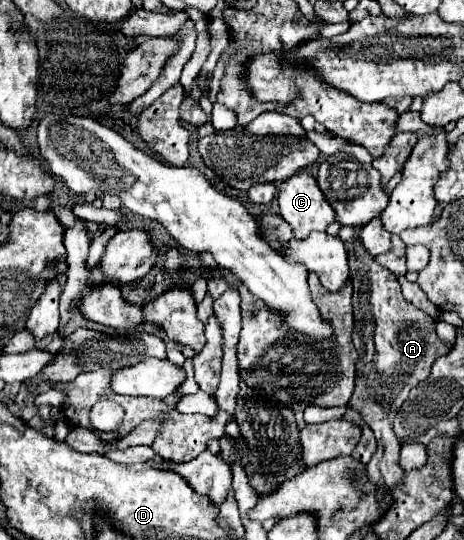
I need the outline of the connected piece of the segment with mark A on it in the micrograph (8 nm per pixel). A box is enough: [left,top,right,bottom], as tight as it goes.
[346,243,448,497]

